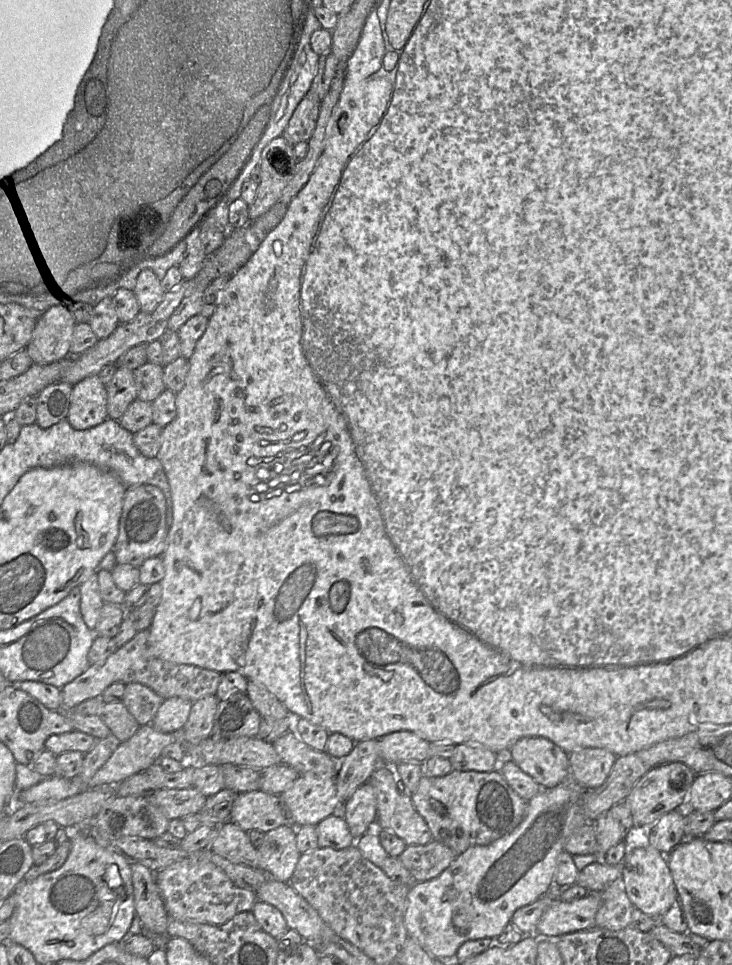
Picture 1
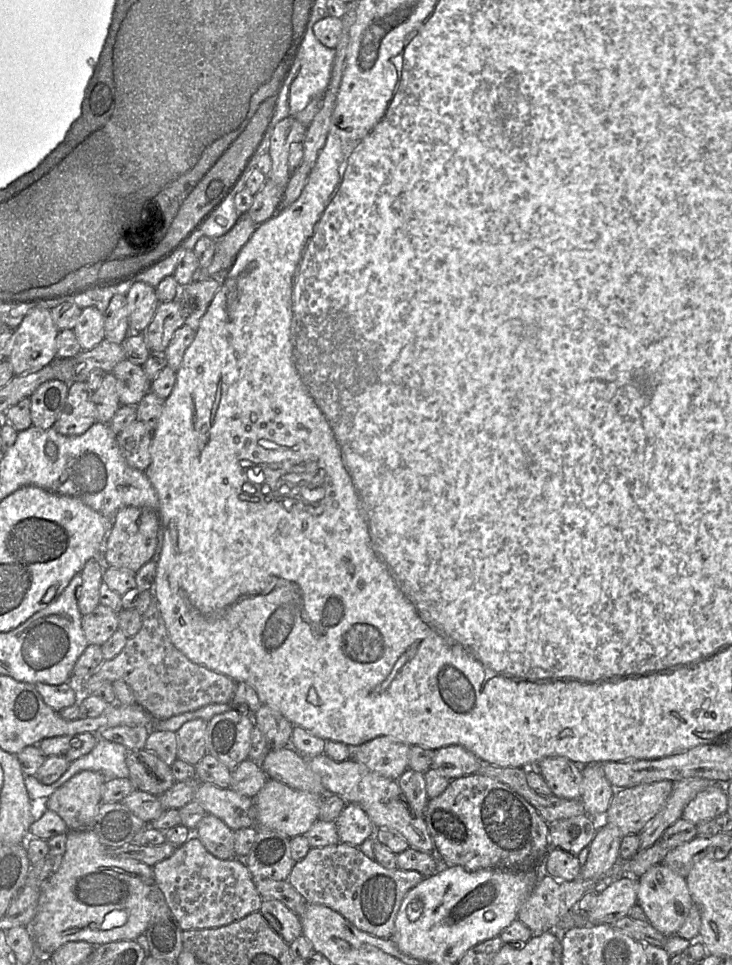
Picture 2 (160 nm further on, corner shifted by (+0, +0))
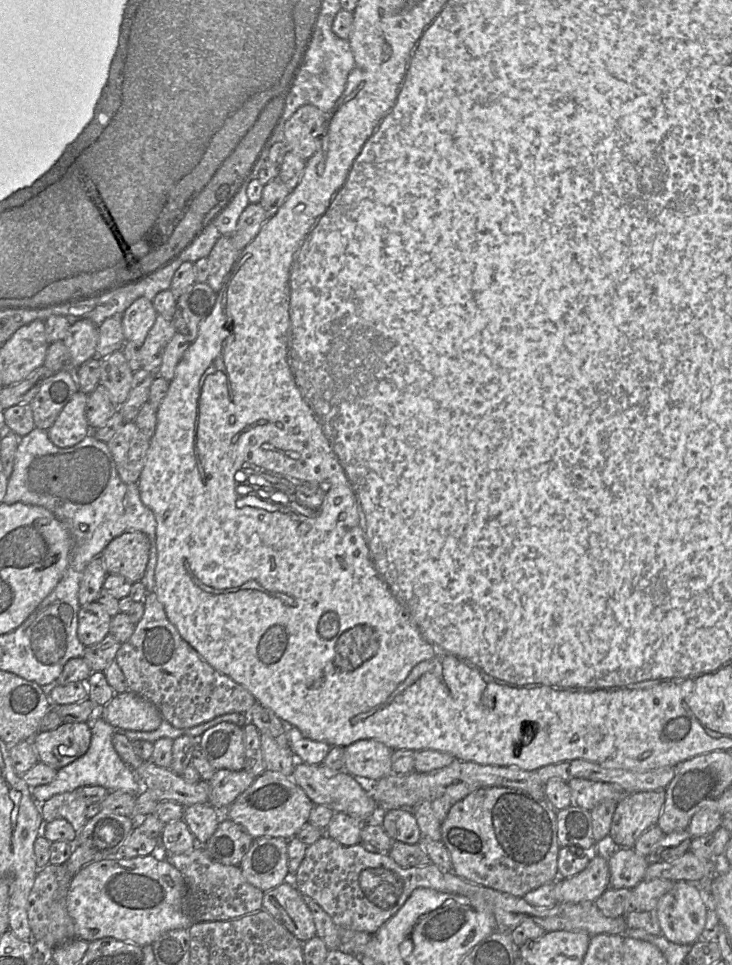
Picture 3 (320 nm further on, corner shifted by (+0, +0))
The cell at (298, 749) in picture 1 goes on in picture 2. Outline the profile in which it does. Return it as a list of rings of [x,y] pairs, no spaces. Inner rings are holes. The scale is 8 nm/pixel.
[[[324,753],[306,758],[311,769],[320,776],[329,794],[338,795],[346,803],[358,804],[367,813],[376,828],[393,830],[408,842],[410,848],[434,853],[438,858],[424,817],[417,815],[410,808],[397,781],[375,773],[353,759],[335,762]]]

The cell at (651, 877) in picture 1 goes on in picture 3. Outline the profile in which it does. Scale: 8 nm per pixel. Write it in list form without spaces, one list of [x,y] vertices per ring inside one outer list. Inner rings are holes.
[[[676,881],[655,908],[662,935],[672,943],[692,945],[704,929],[708,908],[697,883]]]

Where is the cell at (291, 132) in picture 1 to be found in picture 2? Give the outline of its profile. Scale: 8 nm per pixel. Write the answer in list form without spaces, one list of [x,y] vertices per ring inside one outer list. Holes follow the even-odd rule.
[[[296,118],[281,120],[275,127],[270,140],[269,154],[272,167],[267,178],[285,188],[290,178],[289,152],[292,144],[303,142],[307,126]]]

